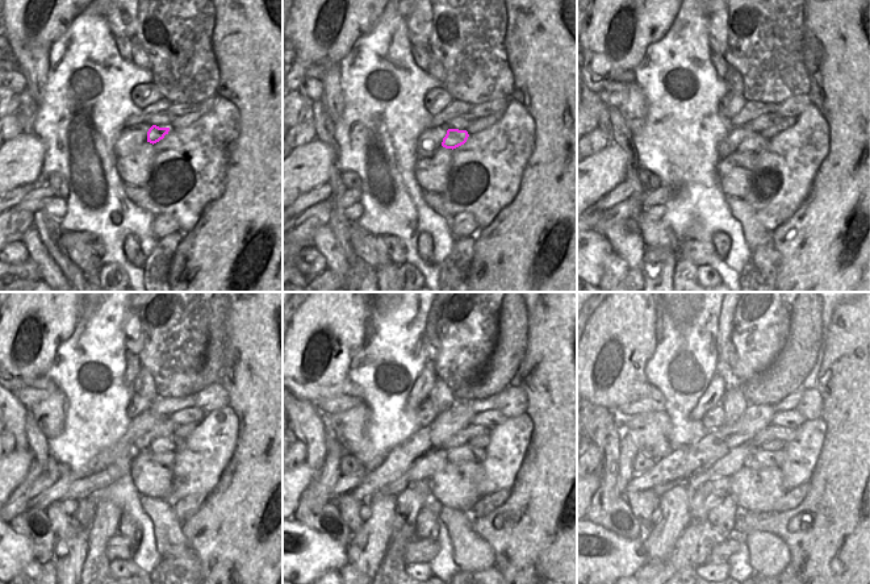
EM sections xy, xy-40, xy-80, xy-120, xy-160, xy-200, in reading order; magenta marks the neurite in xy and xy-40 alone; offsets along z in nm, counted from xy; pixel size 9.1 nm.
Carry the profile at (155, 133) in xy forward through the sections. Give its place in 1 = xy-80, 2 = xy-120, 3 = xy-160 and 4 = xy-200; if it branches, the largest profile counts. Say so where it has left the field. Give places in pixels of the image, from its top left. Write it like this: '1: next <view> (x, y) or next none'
1: next xy-80 (753, 144)
2: next xy-120 (159, 445)
3: next xy-160 (465, 453)
4: next xy-200 (757, 459)

